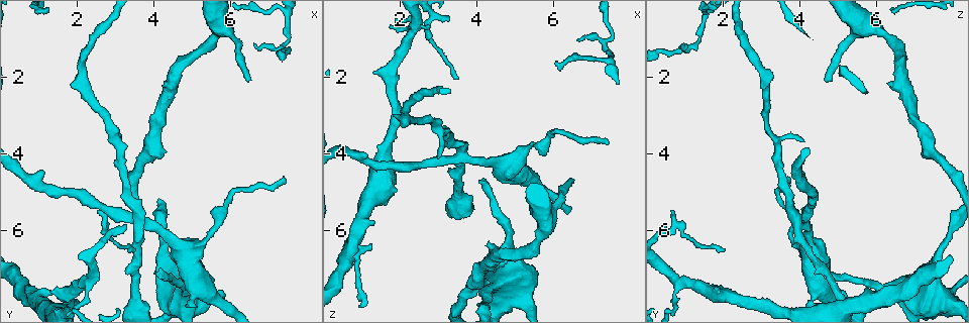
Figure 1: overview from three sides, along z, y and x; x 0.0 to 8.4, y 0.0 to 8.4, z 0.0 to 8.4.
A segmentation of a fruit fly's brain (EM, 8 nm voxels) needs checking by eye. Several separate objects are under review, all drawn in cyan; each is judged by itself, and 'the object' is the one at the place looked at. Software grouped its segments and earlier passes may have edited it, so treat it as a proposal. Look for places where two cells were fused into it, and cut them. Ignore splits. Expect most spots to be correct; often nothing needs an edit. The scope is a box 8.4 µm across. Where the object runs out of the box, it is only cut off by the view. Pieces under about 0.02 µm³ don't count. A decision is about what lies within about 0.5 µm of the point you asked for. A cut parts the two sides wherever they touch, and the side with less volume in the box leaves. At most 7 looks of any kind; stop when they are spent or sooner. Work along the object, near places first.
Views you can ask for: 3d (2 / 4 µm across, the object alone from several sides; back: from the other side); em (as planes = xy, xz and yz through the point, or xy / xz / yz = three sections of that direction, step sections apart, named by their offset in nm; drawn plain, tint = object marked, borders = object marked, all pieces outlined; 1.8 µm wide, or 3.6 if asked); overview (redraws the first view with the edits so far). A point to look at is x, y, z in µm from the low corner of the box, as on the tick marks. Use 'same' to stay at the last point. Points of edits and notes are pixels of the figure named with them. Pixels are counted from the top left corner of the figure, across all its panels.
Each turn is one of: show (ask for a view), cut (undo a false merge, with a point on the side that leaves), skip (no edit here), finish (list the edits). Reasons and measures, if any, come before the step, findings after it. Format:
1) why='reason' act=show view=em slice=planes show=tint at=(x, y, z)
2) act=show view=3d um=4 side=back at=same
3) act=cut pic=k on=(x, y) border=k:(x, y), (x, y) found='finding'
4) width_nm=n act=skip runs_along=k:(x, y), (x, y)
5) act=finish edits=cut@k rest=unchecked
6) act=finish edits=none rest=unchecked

why='branch point' act=show view=3d um=4 side=back at=(2.25, 7.35, 1.00)

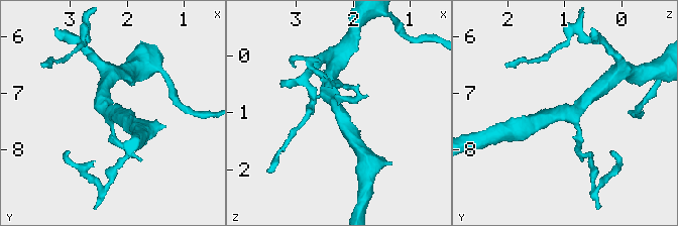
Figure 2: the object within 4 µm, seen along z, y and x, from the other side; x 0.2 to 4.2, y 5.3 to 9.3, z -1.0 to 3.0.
arms=3 act=show view=em um=3.6 slice=planes show=tint at=(2.25, 7.30, 1.00)

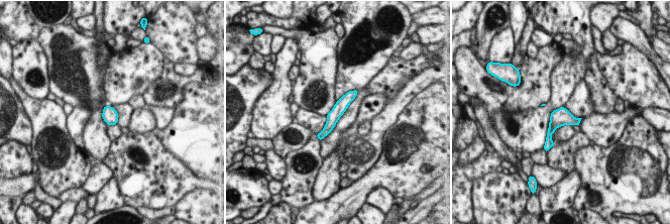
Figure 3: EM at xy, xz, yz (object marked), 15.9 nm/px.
act=skip runs_along=3:(354, 93), (320, 135) found='all the same cell'

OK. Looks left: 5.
why='narrows sharply' act=show view=em slice=planes show=tint at=(5.40, 6.15, 3.80)

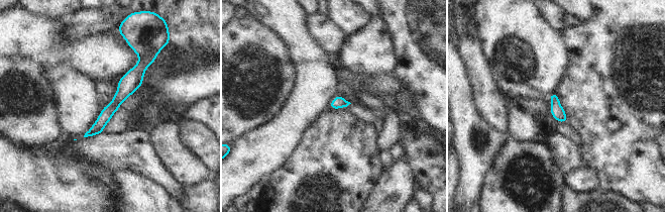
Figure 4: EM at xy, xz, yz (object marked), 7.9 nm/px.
act=skip runs_along=4:(146, 61), (102, 121), (89, 133) found='all the same cell'

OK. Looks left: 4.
why='abrupt turn' act=show view=em slice=xy step=8 show=tint at=(3.65, 5.70, 3.95)

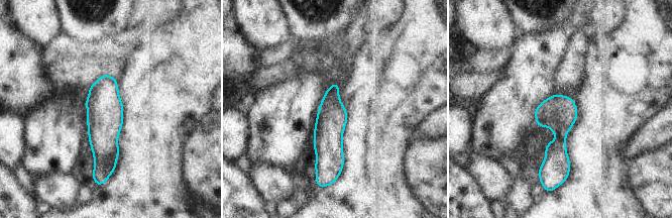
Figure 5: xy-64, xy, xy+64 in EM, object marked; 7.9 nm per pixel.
why='cut it another way' act=show view=em slice=planes show=tint at=same

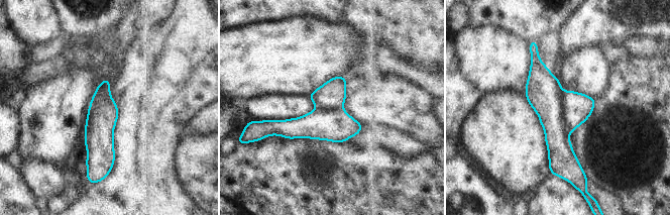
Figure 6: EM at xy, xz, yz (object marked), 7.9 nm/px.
act=cut pic=6 on=(543, 91) part_leaving=6:(535, 49), (555, 128), (553, 166) found='a second cell is stuck on'

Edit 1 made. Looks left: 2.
act=finish edits=cut@6 rest=unchecked

